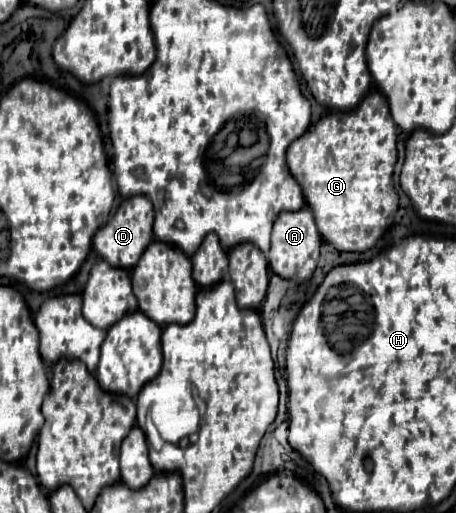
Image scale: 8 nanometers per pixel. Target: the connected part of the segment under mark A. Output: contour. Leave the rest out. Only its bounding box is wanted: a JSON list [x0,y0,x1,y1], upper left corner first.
[268,206,322,280]

